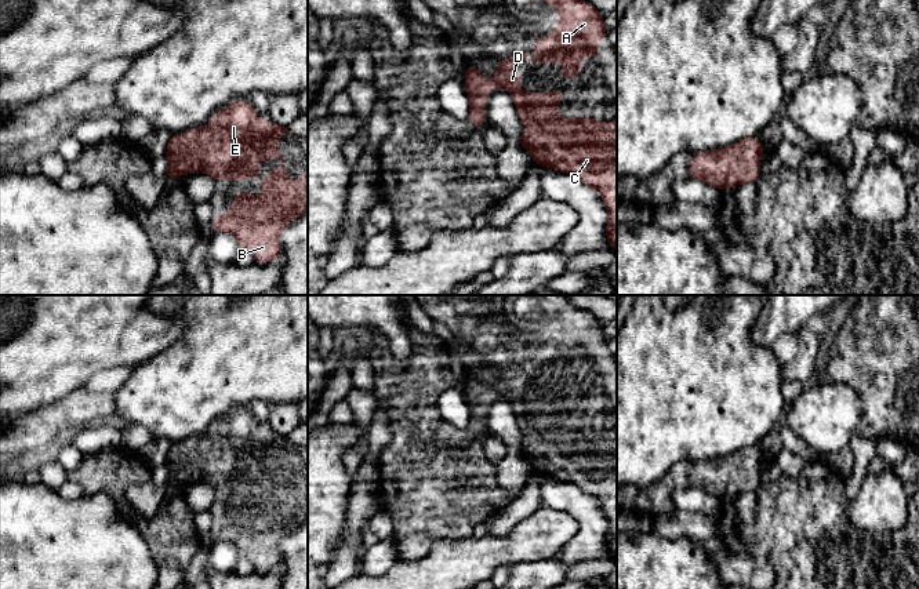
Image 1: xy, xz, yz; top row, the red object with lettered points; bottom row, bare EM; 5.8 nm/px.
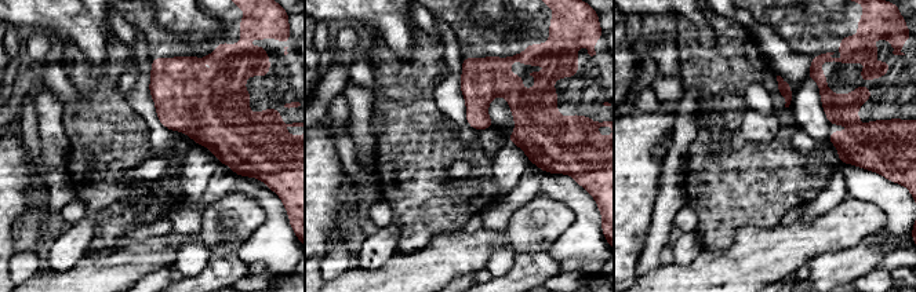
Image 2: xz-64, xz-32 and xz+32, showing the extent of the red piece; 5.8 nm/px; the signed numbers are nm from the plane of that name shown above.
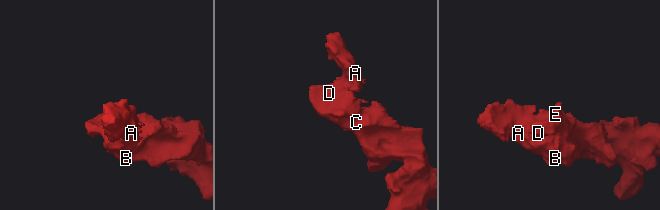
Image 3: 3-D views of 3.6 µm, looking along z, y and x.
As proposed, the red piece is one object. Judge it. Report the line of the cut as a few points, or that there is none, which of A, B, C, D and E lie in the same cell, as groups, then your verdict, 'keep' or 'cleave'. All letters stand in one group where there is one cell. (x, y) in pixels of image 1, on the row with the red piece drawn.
no cut; A B C D E; keep

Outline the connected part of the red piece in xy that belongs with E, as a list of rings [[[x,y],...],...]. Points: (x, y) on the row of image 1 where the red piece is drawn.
[[[240,99],[233,101],[224,110],[214,114],[206,127],[171,135],[166,150],[168,159],[166,179],[192,172],[207,172],[215,181],[229,179],[237,182],[257,178],[261,159],[281,159],[281,167],[269,170],[268,179],[258,182],[261,192],[268,194],[266,199],[261,194],[253,196],[235,192],[229,211],[219,214],[210,222],[215,232],[230,232],[237,239],[239,247],[248,250],[257,263],[268,263],[280,257],[279,233],[308,210],[308,193],[305,199],[299,194],[302,189],[308,192],[308,170],[299,179],[286,178],[286,157],[277,153],[281,134],[291,132],[287,127],[277,126],[273,121],[262,121],[250,101]]]

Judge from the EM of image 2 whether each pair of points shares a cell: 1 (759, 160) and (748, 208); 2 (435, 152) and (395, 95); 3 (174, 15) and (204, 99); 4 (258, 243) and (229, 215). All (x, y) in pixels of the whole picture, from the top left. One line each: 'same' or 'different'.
1: same
2: same
3: different
4: different

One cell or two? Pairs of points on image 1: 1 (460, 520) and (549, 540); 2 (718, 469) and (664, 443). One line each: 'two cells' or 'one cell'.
1: two cells
2: two cells

